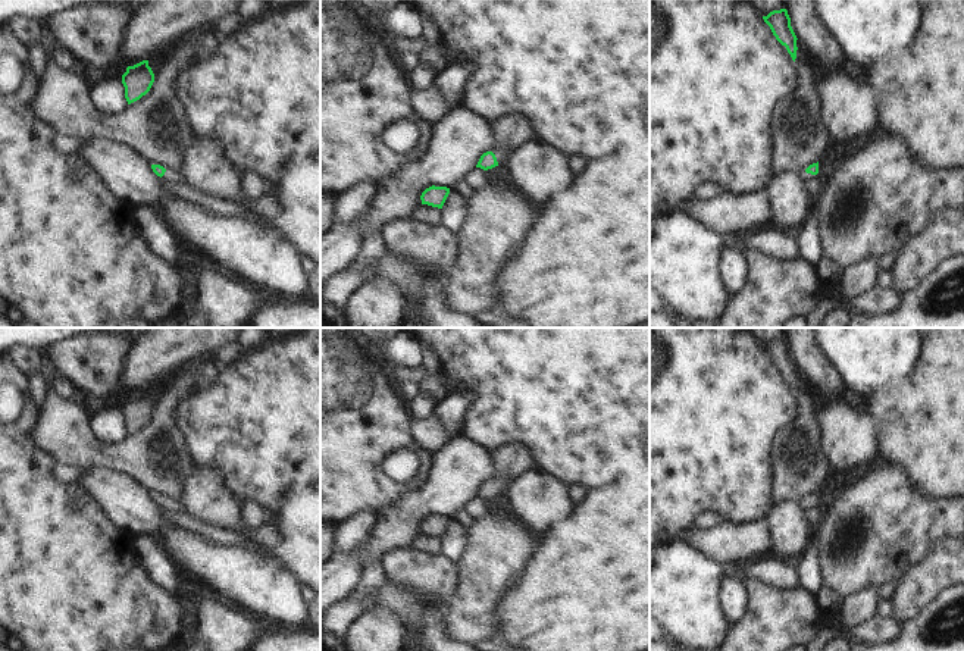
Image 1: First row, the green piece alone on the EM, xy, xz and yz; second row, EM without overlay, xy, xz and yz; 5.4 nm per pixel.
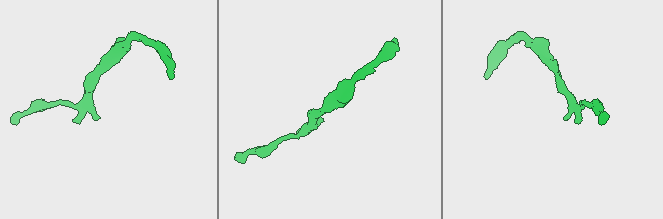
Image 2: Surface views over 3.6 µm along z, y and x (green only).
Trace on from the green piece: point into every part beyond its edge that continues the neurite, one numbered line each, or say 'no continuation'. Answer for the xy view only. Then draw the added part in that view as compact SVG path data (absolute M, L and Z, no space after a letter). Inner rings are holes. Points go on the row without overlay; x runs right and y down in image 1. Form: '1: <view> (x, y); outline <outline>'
1: xy (175, 506); outline M165 497L166 501L165 504L162 506L162 508L166 511L166 513L175 513L175 514L188 514L188 510L187 507L182 504L181 498L168 498Z

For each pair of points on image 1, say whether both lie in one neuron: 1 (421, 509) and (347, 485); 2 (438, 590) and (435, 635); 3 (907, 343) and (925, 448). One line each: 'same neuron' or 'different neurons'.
1: different neurons
2: different neurons
3: different neurons

